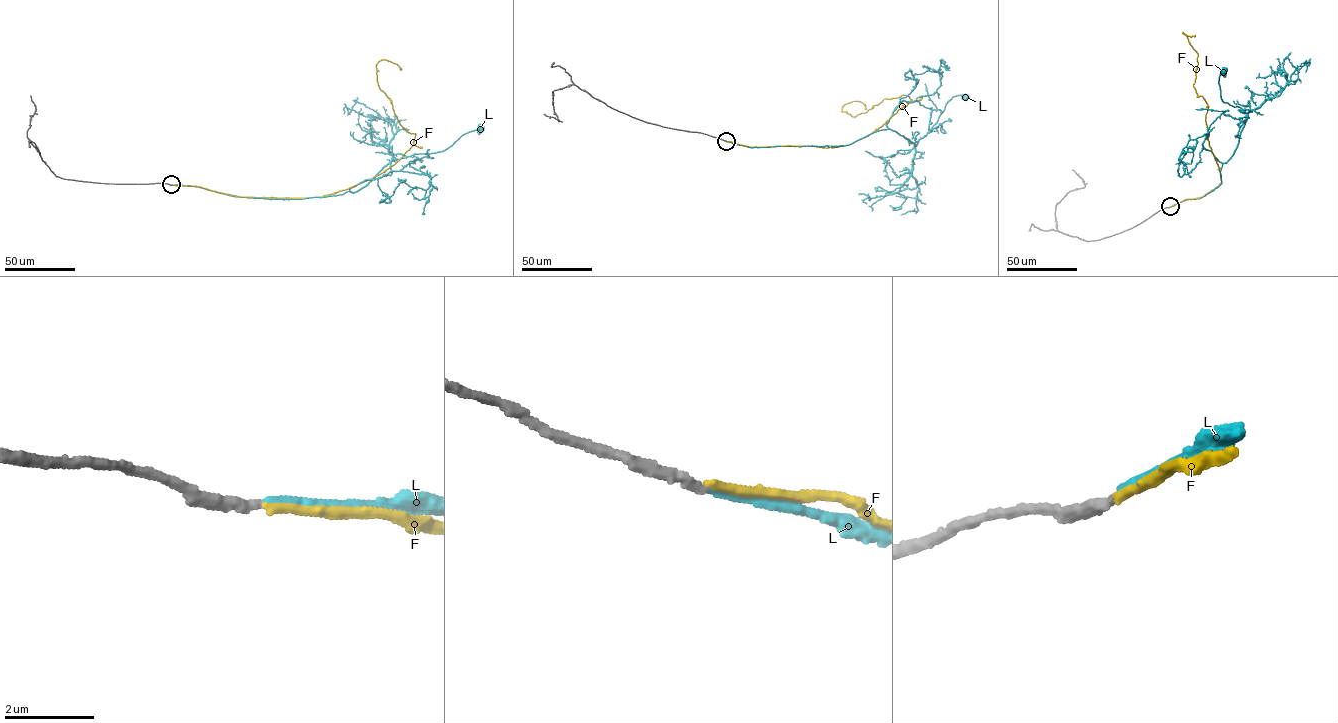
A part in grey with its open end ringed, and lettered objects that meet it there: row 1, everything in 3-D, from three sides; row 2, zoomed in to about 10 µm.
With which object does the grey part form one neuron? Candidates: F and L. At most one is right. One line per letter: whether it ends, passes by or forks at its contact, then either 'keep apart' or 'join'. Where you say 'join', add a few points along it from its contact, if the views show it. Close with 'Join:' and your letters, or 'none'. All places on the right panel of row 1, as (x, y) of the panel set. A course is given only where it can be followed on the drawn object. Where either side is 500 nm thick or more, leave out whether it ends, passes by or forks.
F: it ends there; keep apart
L: it ends there; join; it runs (1170, 207), (1217, 187), (1222, 183), (1222, 163), (1237, 146), (1249, 111), (1223, 102), (1218, 82), (1222, 70)
Join: L

